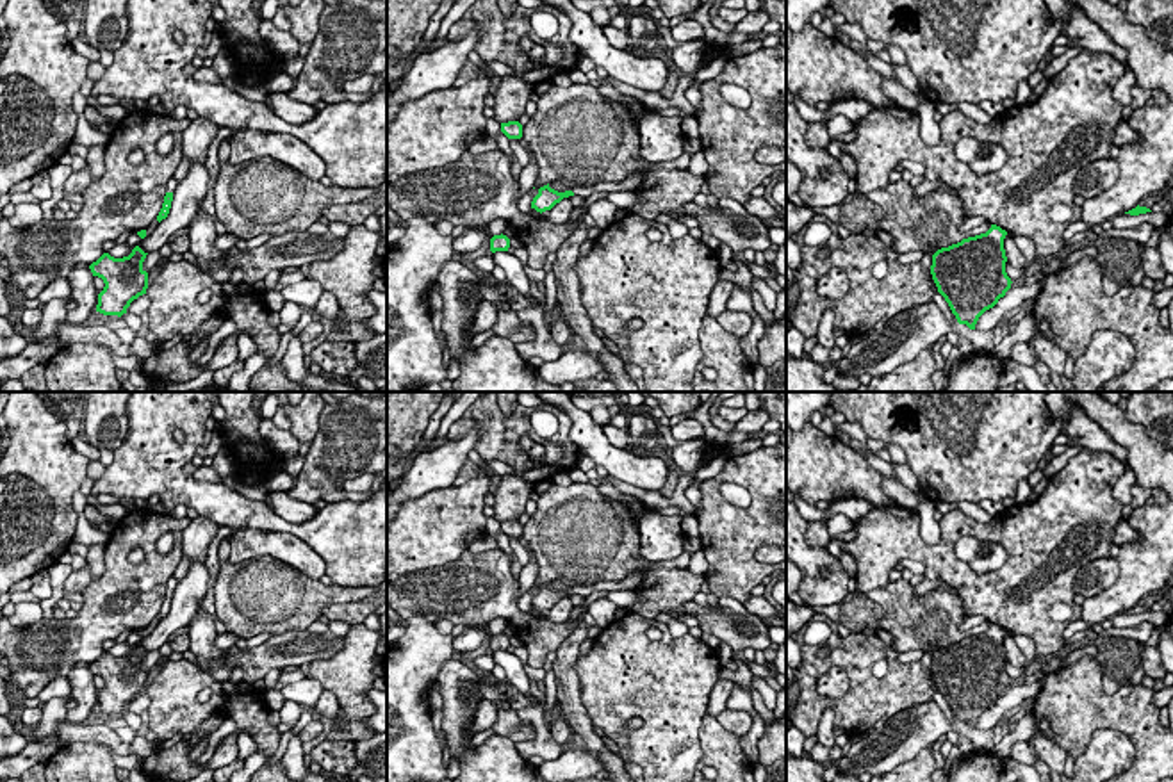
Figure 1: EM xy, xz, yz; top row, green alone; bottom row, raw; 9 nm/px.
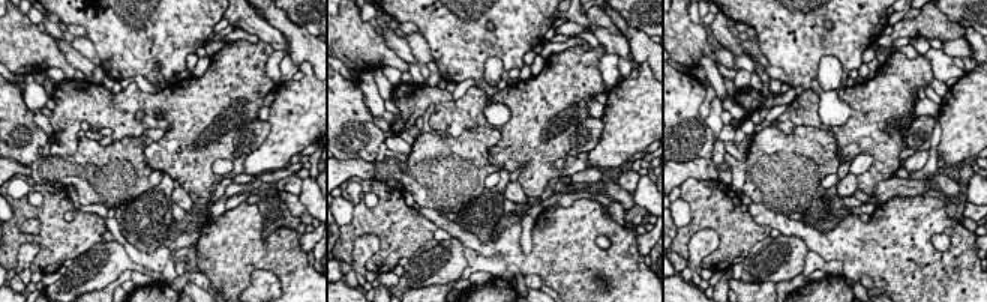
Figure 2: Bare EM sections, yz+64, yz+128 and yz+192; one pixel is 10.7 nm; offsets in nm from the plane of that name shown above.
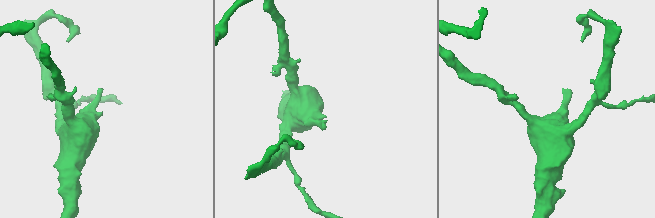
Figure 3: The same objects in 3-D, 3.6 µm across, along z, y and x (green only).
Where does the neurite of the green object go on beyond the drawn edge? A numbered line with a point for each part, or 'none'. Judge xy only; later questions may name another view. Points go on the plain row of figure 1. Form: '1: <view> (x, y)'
none

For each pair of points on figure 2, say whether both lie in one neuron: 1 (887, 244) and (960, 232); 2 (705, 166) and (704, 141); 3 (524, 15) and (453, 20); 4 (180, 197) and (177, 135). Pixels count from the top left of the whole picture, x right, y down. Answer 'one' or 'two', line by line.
1: one
2: two
3: one
4: two

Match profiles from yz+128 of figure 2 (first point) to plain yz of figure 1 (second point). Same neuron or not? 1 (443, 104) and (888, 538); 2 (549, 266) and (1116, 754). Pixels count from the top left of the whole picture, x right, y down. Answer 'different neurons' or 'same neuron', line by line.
1: same neuron
2: different neurons

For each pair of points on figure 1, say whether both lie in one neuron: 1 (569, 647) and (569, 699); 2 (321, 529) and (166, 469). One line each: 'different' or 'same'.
1: same
2: same

